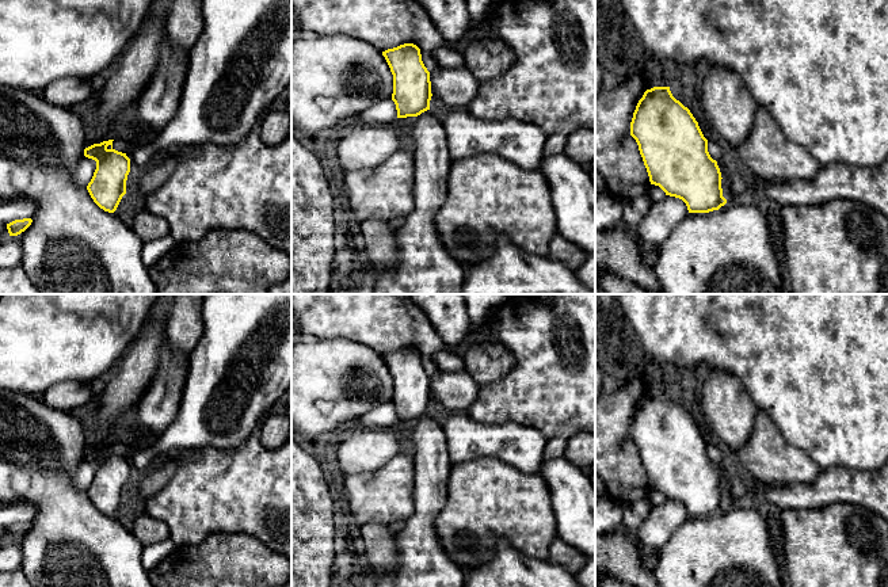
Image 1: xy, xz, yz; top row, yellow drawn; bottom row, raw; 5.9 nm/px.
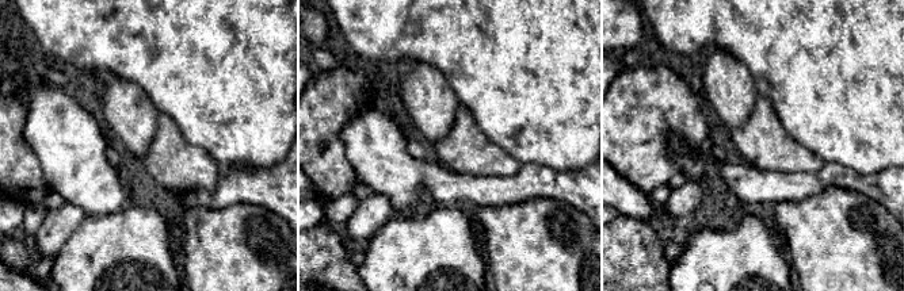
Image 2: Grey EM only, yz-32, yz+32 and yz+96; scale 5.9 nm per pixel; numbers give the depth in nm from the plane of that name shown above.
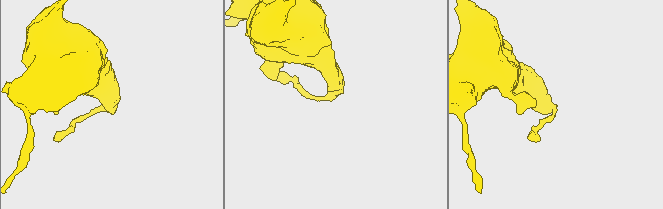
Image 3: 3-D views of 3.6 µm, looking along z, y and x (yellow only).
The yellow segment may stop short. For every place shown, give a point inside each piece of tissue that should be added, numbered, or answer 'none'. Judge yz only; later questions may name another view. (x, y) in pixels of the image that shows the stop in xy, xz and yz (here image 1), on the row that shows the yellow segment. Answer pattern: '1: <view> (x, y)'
1: yz (869, 185)

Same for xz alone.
1: xz (423, 266)

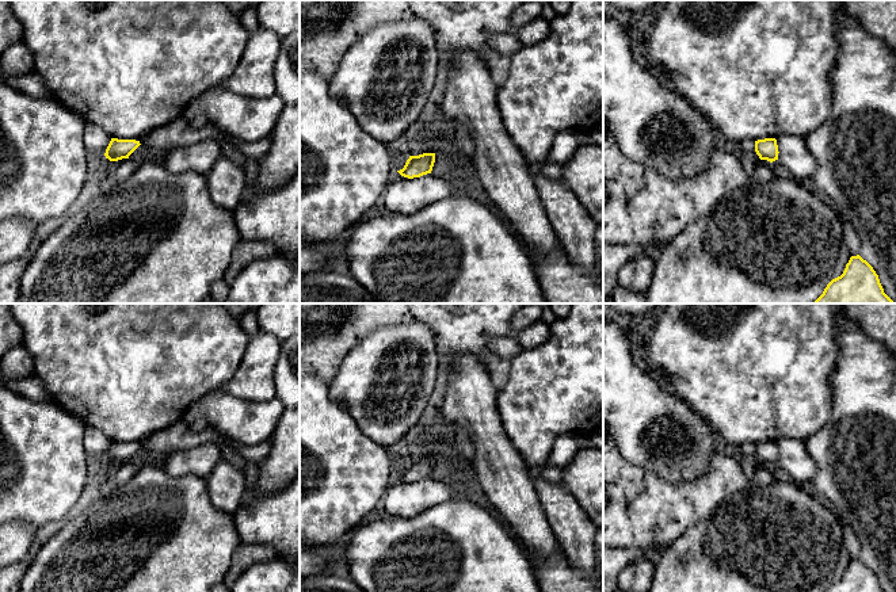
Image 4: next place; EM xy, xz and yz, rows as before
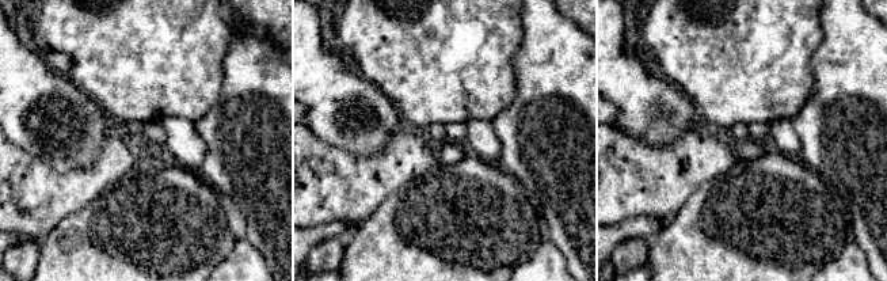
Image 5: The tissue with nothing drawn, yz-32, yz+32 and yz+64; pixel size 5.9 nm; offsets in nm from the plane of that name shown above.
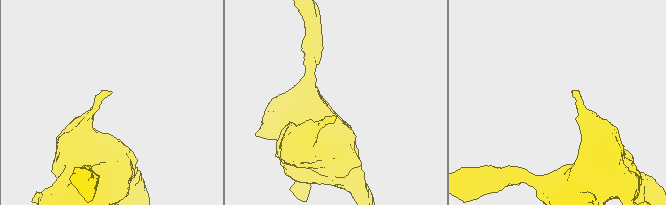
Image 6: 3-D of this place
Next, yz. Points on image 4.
none

